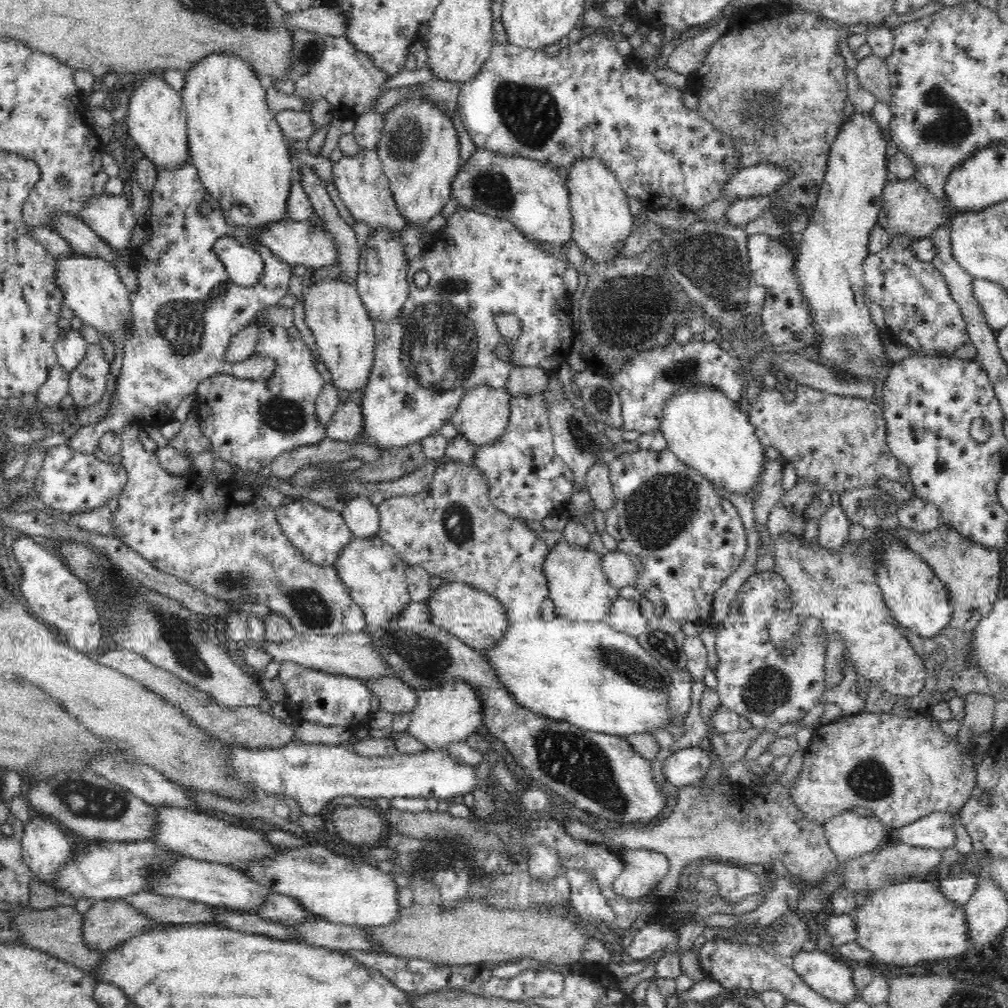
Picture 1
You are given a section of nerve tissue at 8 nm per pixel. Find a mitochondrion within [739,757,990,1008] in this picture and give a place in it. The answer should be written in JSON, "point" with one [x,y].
{"point":[870,780]}

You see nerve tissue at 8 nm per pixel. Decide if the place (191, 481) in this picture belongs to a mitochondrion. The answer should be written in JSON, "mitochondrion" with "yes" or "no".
{"mitochondrion":"no"}

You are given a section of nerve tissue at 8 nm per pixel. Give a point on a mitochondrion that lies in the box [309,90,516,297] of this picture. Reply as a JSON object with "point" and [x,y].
{"point":[407,140]}

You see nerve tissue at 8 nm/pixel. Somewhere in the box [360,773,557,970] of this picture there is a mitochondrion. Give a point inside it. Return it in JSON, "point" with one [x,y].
{"point":[442,863]}

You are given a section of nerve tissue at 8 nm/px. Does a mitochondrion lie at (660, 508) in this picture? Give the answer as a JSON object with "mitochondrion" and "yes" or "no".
{"mitochondrion":"yes"}

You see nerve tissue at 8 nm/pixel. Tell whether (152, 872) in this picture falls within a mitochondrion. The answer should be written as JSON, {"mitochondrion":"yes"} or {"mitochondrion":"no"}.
{"mitochondrion":"no"}

